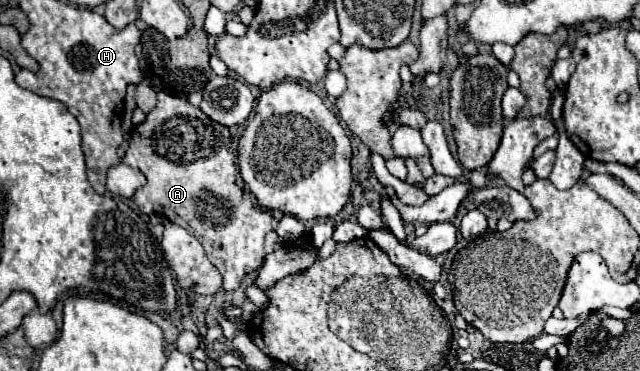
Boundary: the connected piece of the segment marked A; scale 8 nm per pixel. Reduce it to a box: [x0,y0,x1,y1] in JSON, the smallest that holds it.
[122,92,278,290]

